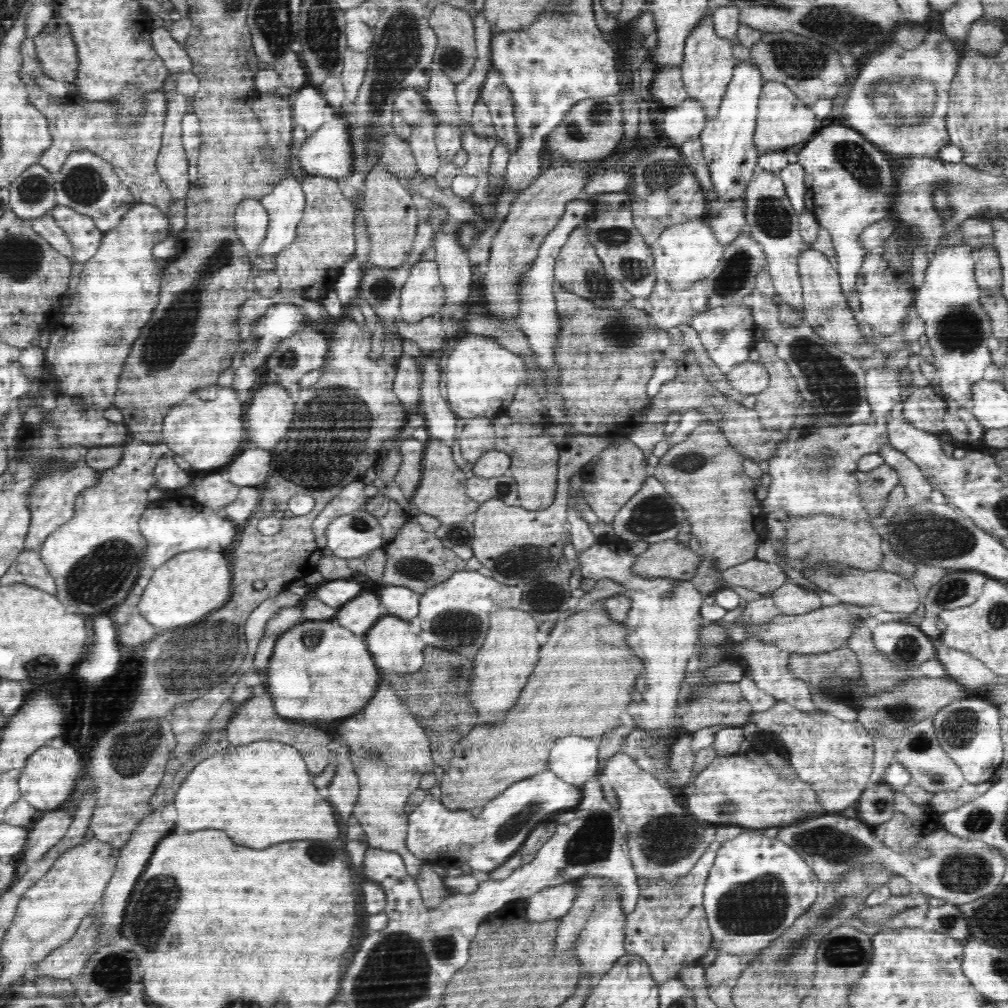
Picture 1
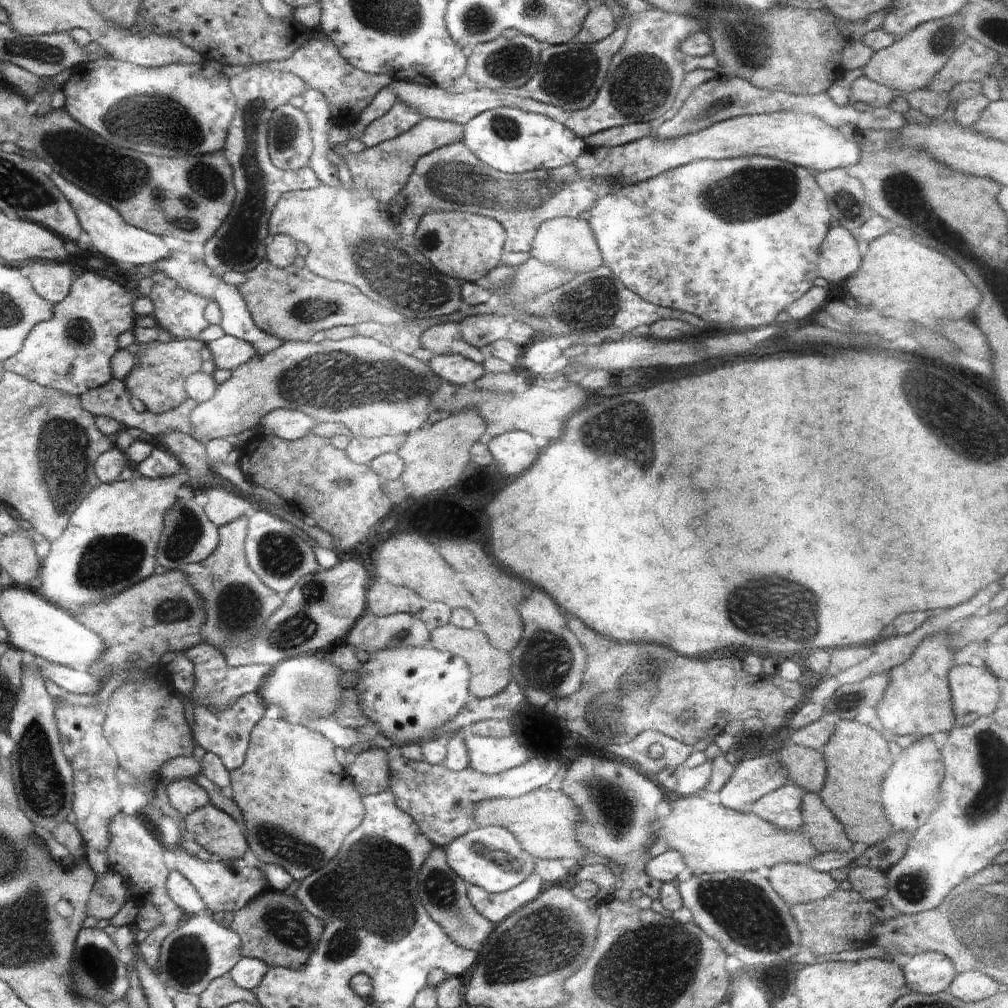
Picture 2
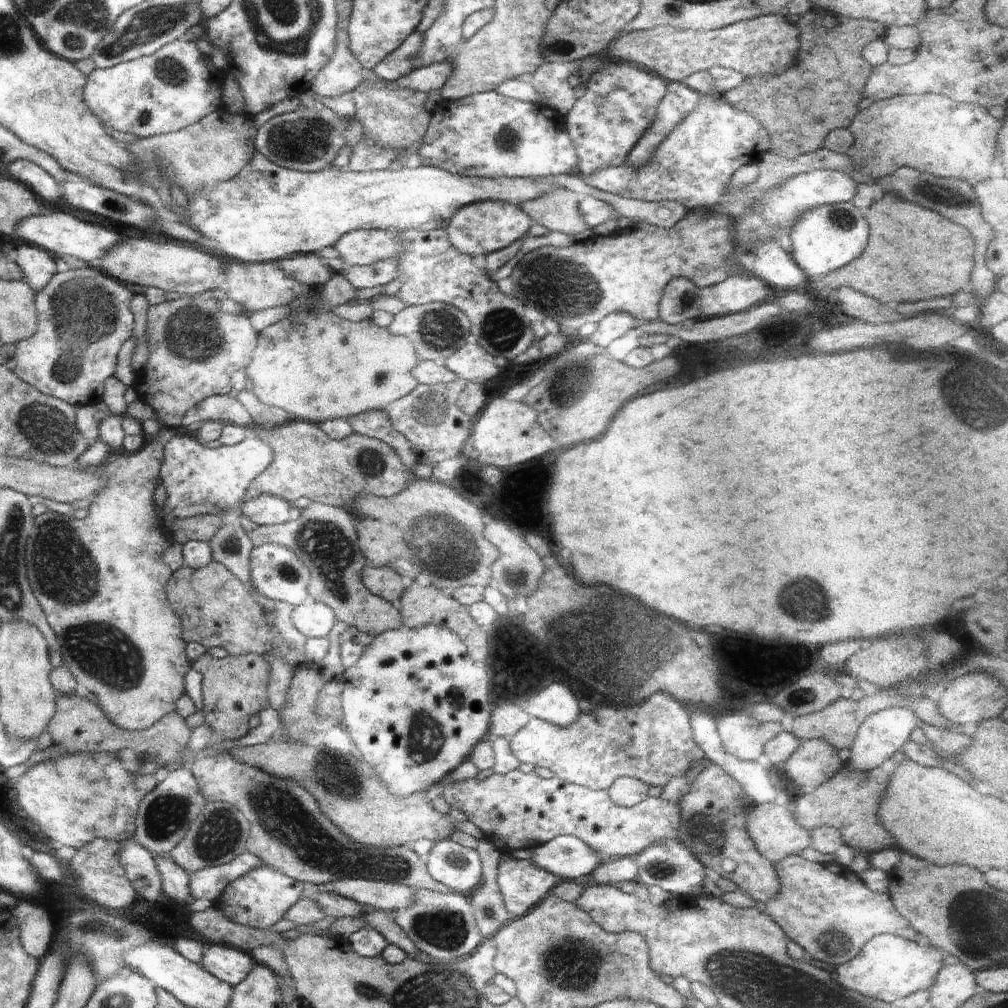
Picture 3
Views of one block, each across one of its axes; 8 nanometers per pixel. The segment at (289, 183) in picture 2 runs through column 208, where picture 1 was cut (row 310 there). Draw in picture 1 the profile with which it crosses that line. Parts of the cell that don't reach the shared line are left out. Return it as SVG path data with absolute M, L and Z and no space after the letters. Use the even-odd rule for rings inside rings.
M276 291L273 295L267 297L260 295L260 293L254 293L251 298L247 298L244 306L239 310L238 318L235 320L235 326L238 326L237 329L240 332L241 340L248 341L256 320L262 318L268 308L285 302L292 302L292 304L298 306L304 300L302 300L302 297L298 298L298 295L284 295L282 291Z

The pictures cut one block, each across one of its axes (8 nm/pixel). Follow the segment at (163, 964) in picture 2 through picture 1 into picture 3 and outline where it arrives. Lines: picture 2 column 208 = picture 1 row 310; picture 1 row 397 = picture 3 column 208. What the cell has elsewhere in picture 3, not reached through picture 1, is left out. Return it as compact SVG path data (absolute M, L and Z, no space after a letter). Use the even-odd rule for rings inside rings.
M218 943L208 946L200 966L230 987L237 986L256 965L250 953L235 947Z

